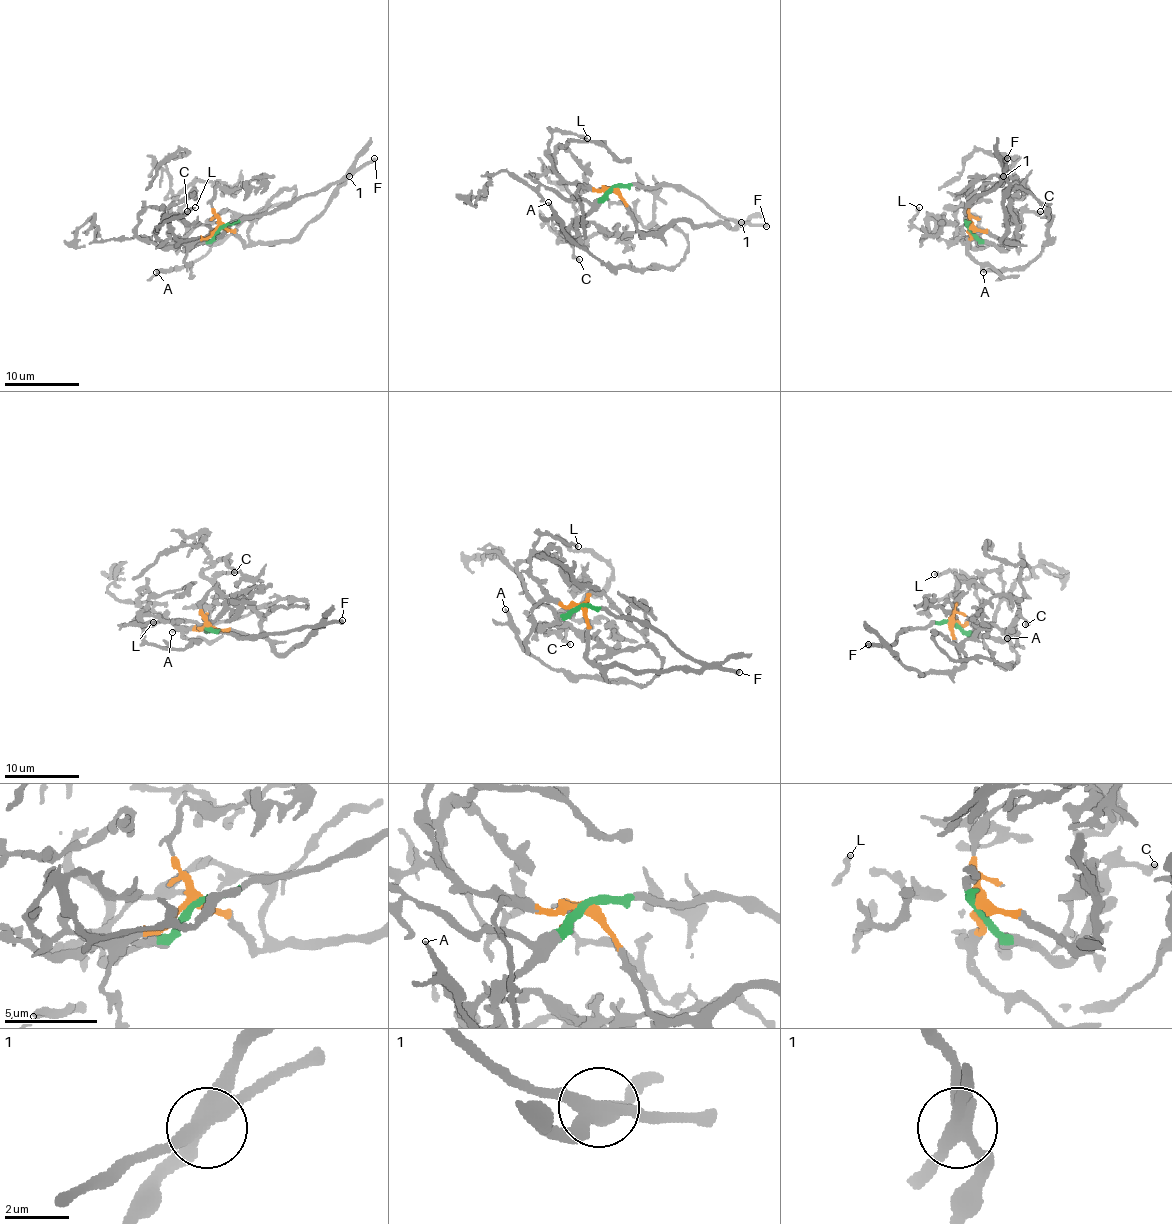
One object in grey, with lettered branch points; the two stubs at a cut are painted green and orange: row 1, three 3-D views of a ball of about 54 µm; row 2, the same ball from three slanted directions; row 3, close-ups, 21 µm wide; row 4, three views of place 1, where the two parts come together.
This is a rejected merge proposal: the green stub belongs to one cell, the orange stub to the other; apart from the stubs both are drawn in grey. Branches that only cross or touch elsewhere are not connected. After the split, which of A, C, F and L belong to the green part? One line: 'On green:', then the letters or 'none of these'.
On green: C, F

